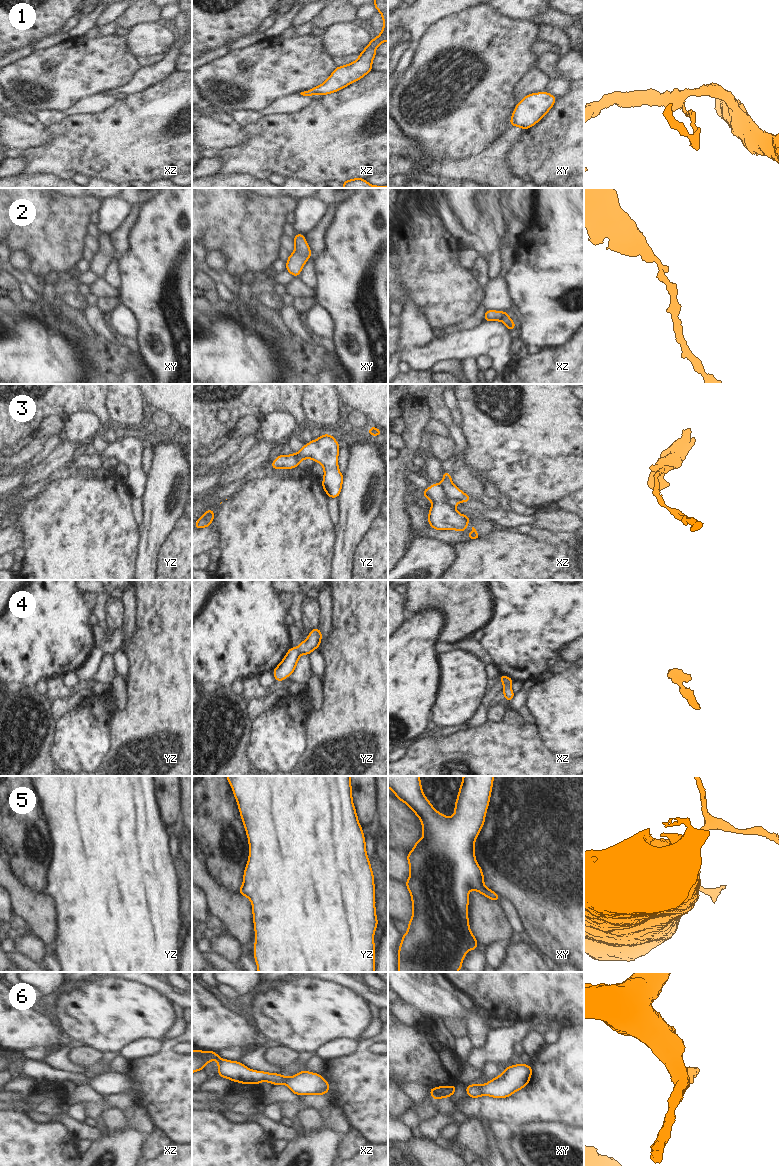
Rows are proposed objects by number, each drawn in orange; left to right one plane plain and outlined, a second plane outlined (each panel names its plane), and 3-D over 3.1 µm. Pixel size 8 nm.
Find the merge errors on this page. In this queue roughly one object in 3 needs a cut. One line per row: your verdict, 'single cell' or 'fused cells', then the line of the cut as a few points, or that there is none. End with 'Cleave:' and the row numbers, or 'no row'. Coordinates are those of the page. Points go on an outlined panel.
1: single cell | no cut
2: single cell | no cut
3: fused cells | xz (439, 484), (444, 494), (455, 503)
4: single cell | no cut
5: single cell | no cut
6: single cell | no cut
Cleave: 3

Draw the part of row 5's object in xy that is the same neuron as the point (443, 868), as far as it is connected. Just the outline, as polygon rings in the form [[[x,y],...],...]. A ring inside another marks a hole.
[[[388,776],[388,787],[418,816],[423,830],[423,839],[416,840],[412,851],[405,854],[410,866],[410,876],[405,885],[411,894],[413,914],[407,923],[408,932],[402,934],[402,943],[399,945],[398,972],[457,972],[462,969],[467,951],[478,949],[478,942],[469,928],[468,892],[476,890],[497,903],[501,898],[484,886],[484,875],[474,855],[474,842],[485,823],[493,780],[494,776],[463,776],[455,801],[454,817],[451,818],[433,808],[423,794],[420,776]]]

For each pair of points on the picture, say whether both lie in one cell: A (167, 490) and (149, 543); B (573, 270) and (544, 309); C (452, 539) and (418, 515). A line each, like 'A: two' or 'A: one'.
A: one
B: one
C: one

